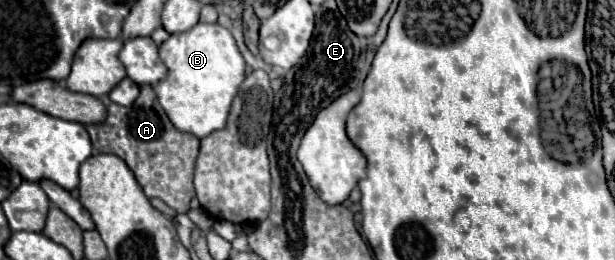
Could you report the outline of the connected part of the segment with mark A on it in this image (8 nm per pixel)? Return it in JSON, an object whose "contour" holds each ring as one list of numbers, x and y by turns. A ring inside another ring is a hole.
{"contour":[[142,86,140,96,130,108,112,102,106,110,108,116,104,122,86,126,94,150,122,158,134,172,136,182,148,198,160,198,178,214,186,214,190,200,194,198,192,170,200,150,200,140,194,134,180,132,172,126,166,112,156,100,152,86]]}

